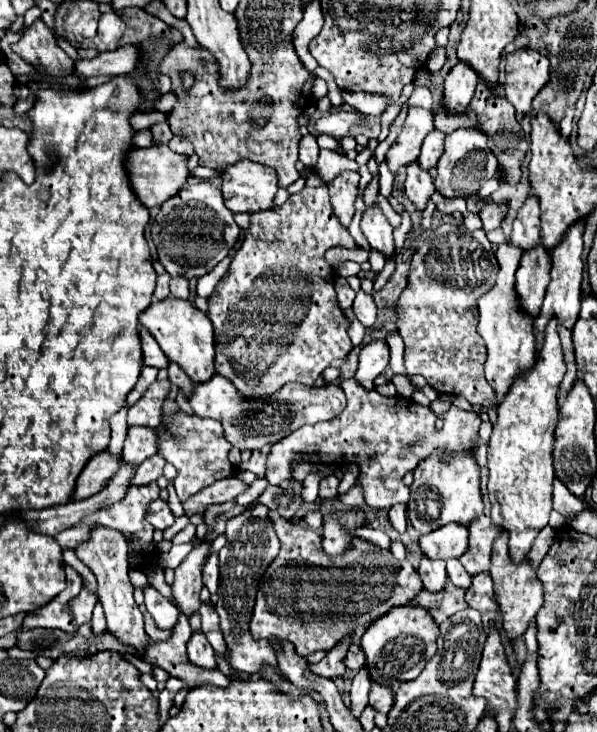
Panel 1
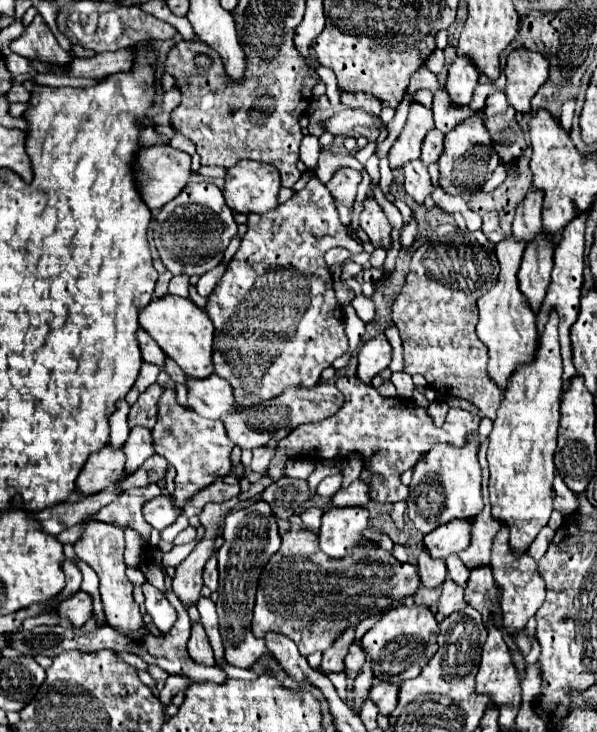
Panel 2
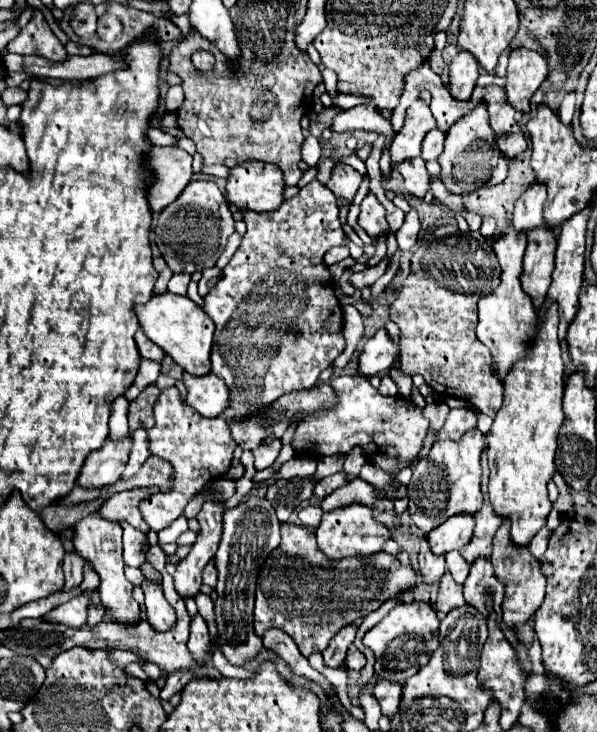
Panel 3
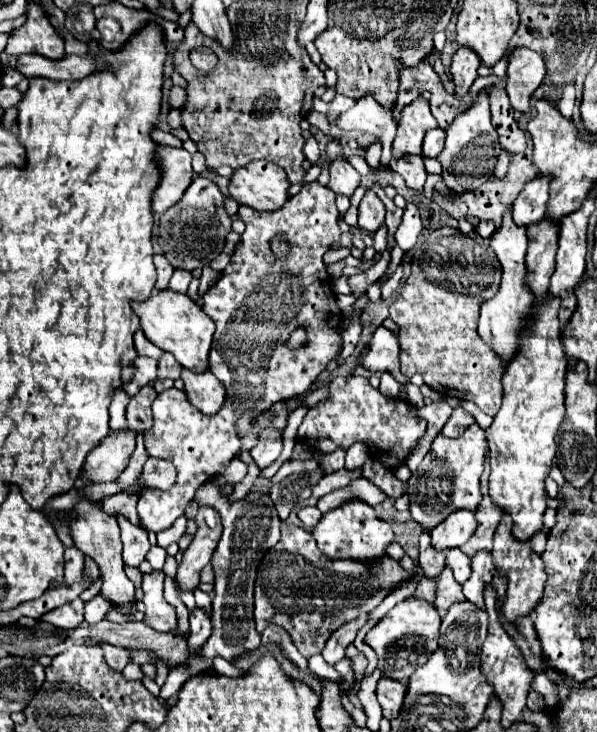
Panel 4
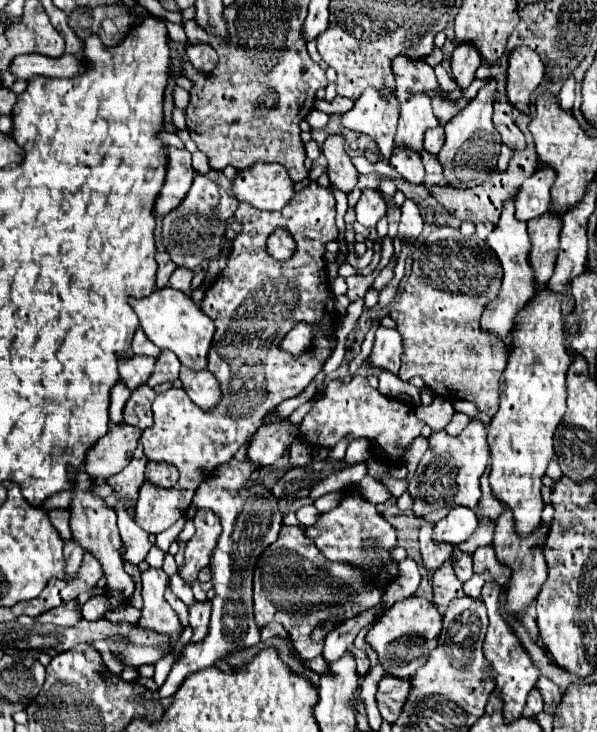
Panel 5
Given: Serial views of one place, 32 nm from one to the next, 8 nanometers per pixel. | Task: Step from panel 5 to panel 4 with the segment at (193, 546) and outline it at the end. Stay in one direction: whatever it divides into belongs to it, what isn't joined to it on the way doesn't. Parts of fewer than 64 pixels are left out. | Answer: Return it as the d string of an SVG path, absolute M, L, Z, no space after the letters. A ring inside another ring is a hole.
M200 508L196 514L198 532L184 552L182 562L178 564L176 584L180 590L194 592L200 584L200 572L210 562L212 552L220 540L220 514L214 508Z

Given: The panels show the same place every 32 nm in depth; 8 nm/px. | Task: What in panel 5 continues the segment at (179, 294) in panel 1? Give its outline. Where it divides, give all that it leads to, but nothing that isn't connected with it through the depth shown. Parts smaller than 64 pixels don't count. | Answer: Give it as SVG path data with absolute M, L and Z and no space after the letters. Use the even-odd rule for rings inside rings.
M176 268L174 270L174 274L172 274L172 278L170 278L170 288L174 288L174 290L180 290L180 292L184 292L184 294L190 294L190 282L192 282L192 272L186 268Z

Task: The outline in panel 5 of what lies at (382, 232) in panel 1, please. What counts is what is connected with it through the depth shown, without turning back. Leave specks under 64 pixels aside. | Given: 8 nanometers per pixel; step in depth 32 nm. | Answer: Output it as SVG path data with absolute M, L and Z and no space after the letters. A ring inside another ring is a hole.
M366 188L362 192L362 198L360 202L356 204L356 218L362 226L368 226L368 228L376 228L378 220L386 214L386 204L384 200L380 198L380 194L372 188Z

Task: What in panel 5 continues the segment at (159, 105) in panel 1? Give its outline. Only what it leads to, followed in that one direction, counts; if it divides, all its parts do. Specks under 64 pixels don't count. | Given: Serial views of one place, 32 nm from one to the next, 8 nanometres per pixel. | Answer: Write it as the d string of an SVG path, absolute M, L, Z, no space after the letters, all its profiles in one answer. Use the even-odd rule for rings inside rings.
M177 86L173 91L173 99L174 99L175 107L184 110L187 108L189 104L190 95L188 91Z

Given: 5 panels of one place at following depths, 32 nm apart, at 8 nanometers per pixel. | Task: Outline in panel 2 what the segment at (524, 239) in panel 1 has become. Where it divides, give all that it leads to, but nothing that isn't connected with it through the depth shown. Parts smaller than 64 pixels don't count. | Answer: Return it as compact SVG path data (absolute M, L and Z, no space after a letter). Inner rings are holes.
M534 190L528 192L528 196L520 202L516 216L514 216L514 226L512 226L512 236L516 240L530 244L542 230L542 192Z

